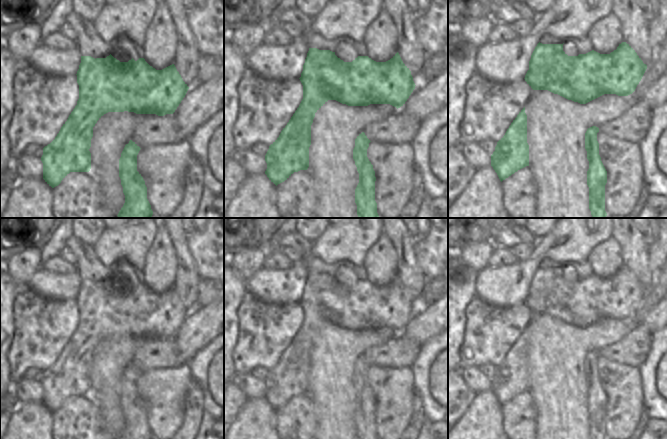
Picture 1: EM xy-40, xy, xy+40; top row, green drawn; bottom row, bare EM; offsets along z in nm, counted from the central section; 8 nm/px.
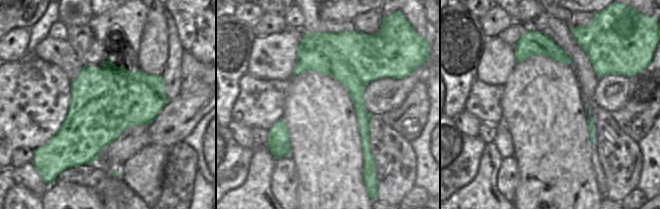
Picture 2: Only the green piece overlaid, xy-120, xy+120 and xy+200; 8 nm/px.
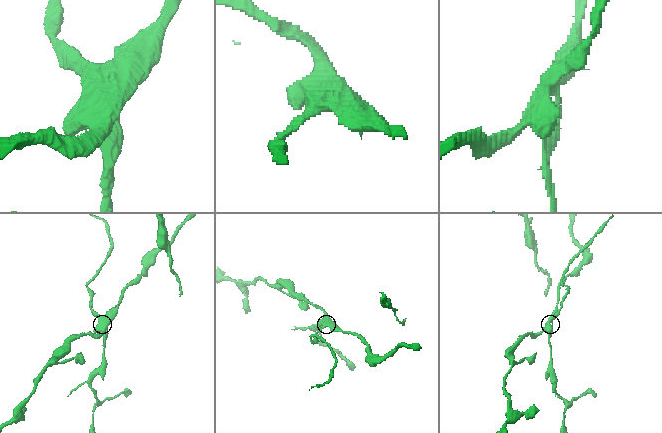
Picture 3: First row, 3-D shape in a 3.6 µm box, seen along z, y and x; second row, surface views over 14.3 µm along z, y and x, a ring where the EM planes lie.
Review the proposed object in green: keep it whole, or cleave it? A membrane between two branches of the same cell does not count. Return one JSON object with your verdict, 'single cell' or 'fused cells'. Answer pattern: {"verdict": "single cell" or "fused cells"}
{"verdict": "fused cells"}

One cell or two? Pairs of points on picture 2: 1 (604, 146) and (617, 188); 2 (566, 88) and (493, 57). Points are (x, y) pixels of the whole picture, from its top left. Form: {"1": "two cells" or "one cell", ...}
{"1": "one cell", "2": "two cells"}

